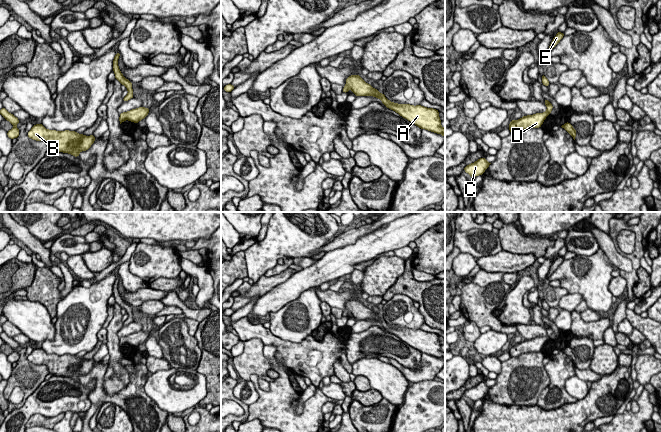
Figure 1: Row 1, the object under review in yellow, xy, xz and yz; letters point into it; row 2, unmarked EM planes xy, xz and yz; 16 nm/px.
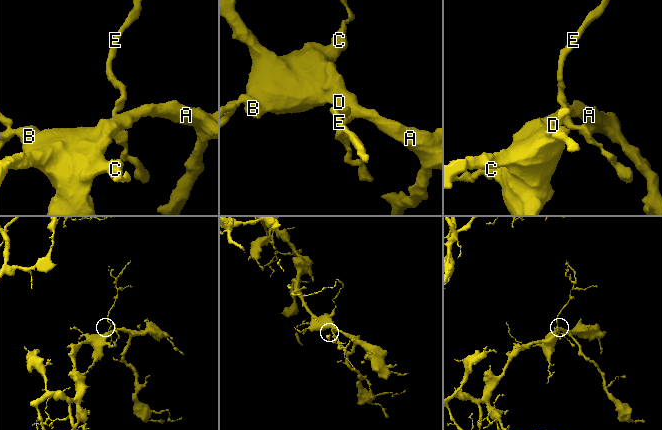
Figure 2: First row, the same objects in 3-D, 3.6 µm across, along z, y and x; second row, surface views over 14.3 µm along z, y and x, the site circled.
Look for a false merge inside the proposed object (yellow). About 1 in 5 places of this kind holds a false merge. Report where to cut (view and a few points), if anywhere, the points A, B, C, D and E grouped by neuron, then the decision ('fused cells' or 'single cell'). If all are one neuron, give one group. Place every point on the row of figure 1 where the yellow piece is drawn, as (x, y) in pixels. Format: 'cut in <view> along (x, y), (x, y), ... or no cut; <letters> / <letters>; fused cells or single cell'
no cut; A B C D E; single cell

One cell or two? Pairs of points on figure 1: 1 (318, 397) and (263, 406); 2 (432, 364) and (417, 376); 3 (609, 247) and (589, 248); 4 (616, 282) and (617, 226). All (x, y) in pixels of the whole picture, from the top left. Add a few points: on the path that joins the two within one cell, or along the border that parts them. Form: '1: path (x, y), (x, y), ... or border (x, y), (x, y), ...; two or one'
1: path (307, 411), (301, 417), (284, 417), (277, 410); one
2: path (428, 368), (421, 373); one
3: border (590, 230), (599, 246); two
4: border (620, 275), (626, 281), (626, 287); two

